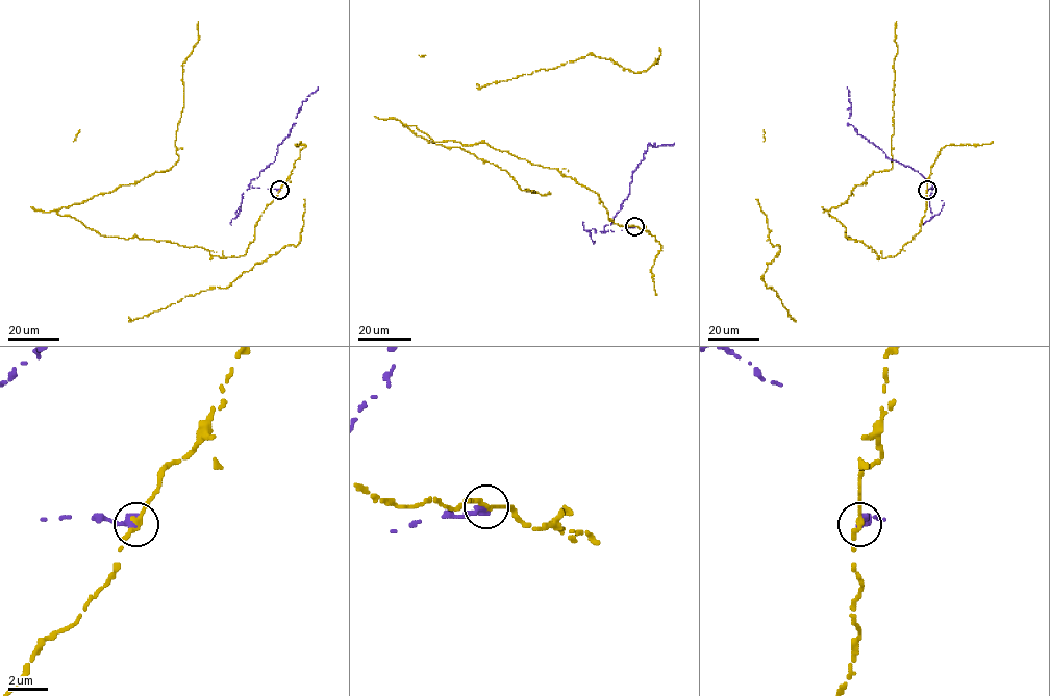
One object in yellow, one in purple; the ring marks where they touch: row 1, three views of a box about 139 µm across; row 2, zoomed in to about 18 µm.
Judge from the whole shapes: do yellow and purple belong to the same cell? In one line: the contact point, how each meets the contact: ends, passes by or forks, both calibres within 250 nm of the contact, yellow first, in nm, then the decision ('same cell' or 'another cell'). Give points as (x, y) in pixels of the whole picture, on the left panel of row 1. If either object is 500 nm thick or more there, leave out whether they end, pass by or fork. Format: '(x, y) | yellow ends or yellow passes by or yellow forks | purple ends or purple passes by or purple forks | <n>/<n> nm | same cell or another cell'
(279, 190) | yellow ends | purple ends | 360/460 nm | another cell

